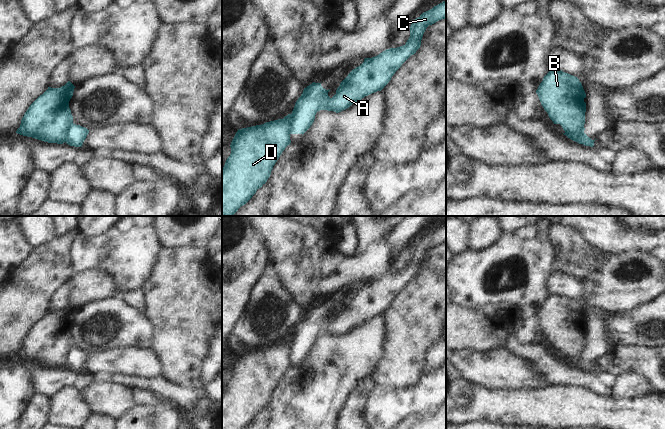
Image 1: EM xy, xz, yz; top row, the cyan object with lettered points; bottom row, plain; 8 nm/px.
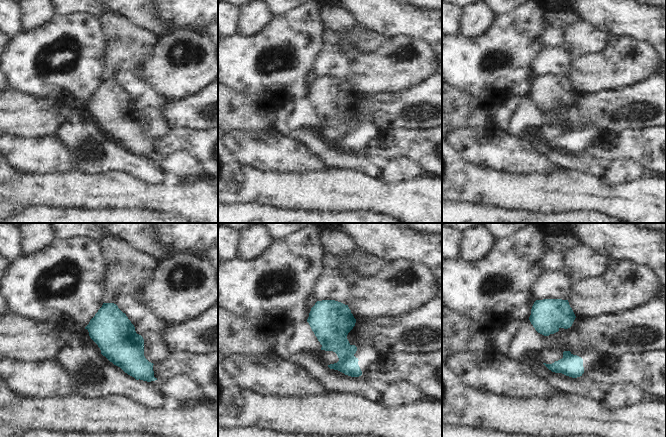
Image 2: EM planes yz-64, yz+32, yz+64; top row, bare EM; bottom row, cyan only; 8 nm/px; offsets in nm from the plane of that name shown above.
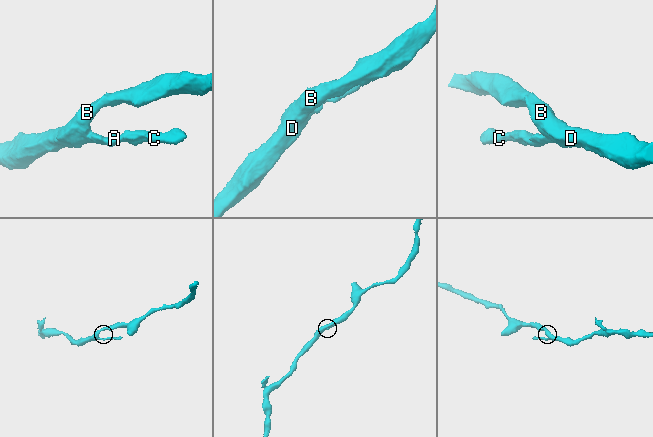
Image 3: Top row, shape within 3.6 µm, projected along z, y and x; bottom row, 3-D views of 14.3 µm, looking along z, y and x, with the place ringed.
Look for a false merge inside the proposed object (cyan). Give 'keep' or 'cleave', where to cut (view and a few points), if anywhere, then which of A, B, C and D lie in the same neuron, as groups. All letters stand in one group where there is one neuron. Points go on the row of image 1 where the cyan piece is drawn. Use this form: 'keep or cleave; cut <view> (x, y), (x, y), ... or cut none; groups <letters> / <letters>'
cleave; cut xy (73, 123), (67, 129), (67, 139), (65, 141); groups A C / B D

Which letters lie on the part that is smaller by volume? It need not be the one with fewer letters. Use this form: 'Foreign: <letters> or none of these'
Foreign: A, C

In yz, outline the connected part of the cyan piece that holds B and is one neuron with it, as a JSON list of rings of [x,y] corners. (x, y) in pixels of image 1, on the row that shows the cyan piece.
[[[550,70],[536,93],[549,118],[554,124],[560,124],[567,135],[584,127],[586,93],[577,77]]]

